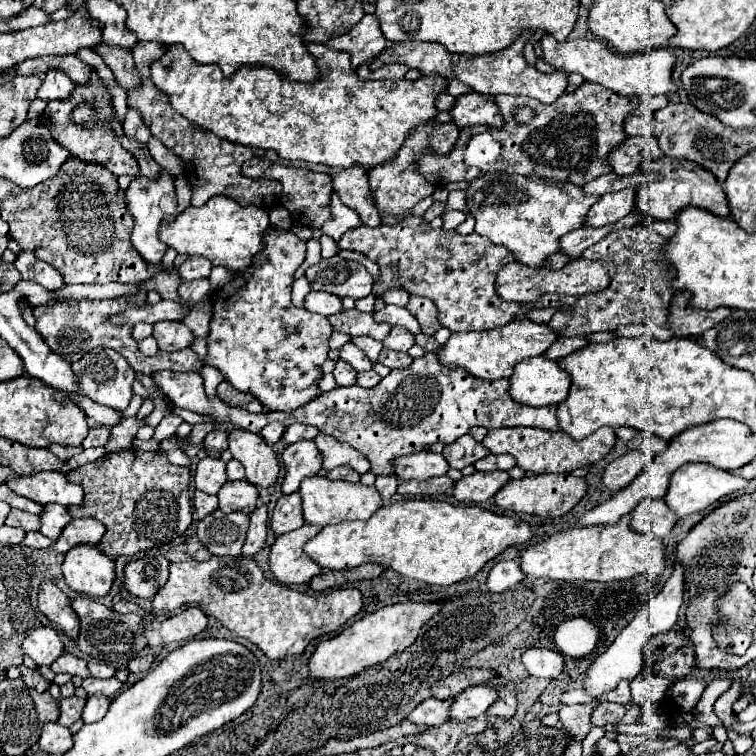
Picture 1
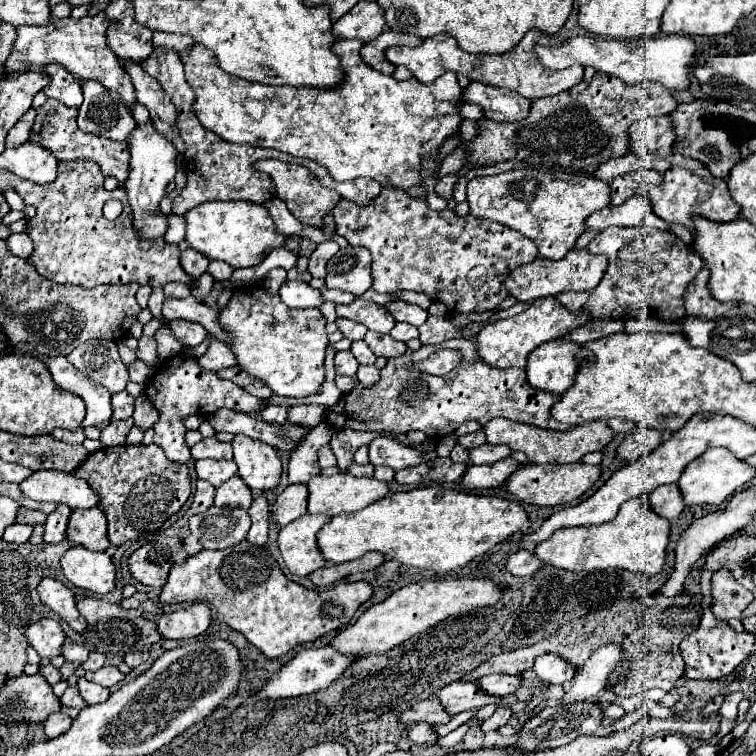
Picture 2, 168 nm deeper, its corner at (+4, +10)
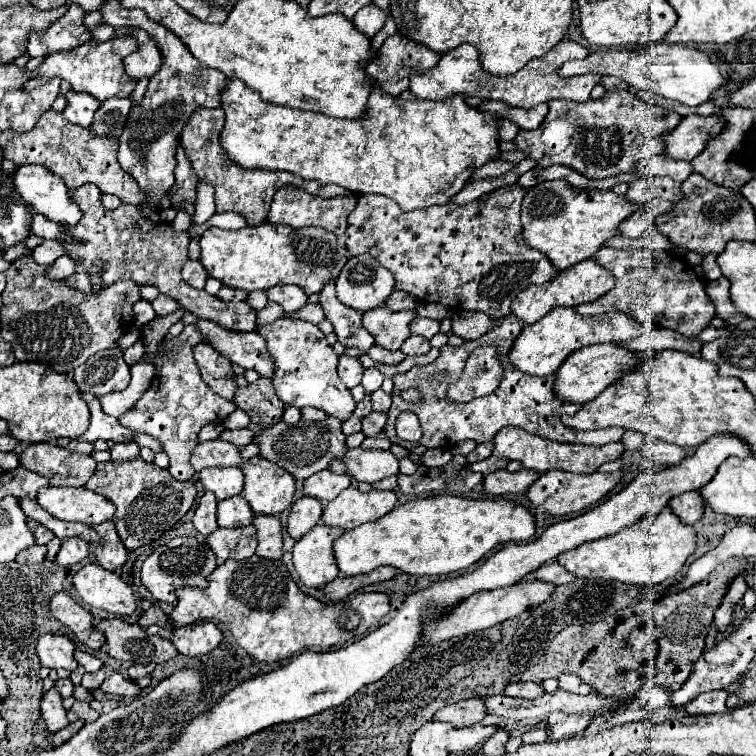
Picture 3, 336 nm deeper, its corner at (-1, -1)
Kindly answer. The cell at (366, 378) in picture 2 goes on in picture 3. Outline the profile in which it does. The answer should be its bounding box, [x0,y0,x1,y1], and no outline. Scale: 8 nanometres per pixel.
[372,389,392,413]

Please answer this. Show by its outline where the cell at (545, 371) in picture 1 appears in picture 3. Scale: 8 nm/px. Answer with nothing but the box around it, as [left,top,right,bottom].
[554,343,638,403]

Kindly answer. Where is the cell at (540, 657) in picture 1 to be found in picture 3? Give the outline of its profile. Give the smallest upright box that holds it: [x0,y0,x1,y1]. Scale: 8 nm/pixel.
[560,675,592,695]

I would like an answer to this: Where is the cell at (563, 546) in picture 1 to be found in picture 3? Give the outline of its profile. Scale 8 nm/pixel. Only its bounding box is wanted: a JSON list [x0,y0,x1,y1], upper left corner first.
[558,507,694,587]

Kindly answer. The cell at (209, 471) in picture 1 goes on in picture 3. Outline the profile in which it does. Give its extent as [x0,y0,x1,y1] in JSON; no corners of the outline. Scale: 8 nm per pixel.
[200,467,244,501]

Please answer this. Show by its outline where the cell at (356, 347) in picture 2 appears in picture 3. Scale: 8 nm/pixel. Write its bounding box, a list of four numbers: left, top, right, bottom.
[362,367,384,391]

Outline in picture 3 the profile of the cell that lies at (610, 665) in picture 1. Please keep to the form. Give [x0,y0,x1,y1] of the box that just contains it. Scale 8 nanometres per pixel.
[546,713,592,741]

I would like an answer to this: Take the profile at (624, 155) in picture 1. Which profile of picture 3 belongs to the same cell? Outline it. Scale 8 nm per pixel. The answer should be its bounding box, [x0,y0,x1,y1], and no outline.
[664,115,726,161]

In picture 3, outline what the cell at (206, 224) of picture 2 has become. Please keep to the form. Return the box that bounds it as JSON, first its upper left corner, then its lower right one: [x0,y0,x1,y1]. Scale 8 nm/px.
[200,223,348,295]

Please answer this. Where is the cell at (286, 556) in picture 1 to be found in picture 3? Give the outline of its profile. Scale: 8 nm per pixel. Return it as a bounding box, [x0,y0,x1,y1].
[294,523,344,587]

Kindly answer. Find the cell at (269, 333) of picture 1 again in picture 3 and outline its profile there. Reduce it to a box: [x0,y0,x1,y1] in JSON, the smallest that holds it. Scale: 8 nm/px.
[256,319,356,421]

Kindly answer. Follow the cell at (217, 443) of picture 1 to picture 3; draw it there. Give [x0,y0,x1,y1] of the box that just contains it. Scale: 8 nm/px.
[254,417,346,481]

